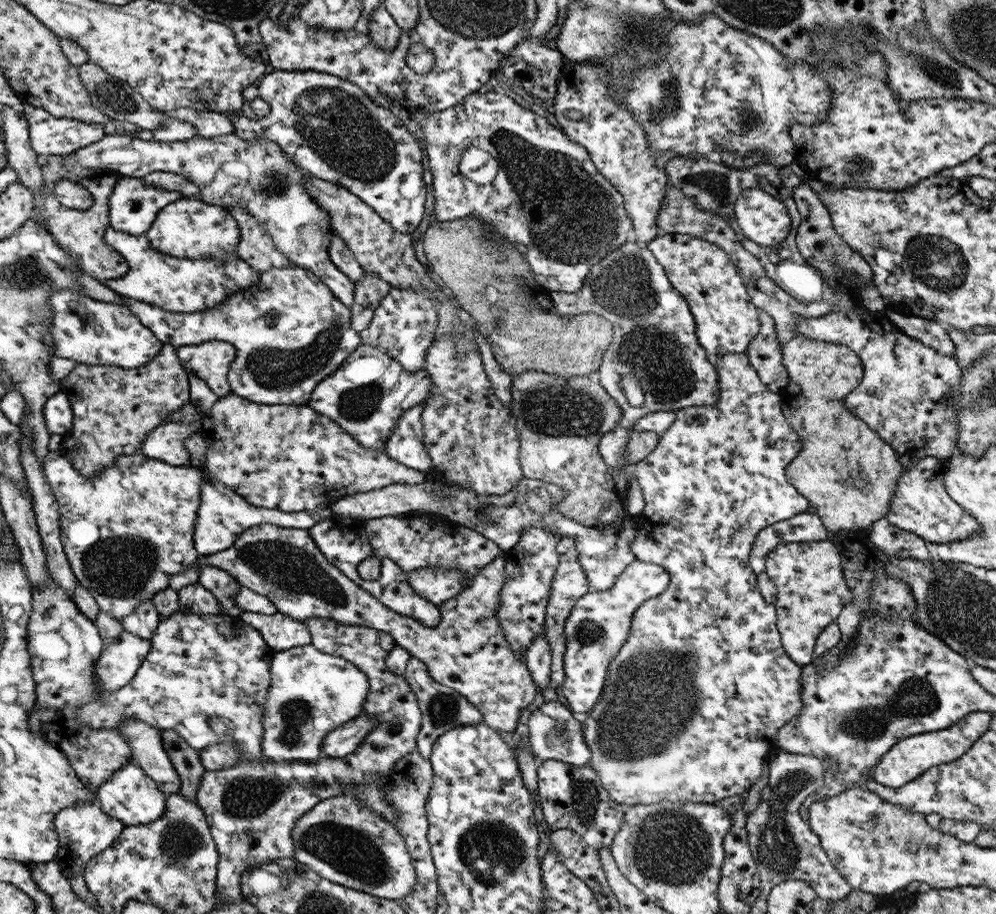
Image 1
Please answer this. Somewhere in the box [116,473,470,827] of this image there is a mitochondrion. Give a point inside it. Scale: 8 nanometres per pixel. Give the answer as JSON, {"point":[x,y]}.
{"point":[289,566]}

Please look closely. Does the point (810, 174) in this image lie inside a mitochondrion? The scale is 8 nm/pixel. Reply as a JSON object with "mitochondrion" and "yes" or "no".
{"mitochondrion":"no"}

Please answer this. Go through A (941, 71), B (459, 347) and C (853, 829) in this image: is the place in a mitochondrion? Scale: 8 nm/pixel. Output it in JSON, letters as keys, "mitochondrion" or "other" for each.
{"A":"mitochondrion","B":"mitochondrion","C":"other"}

